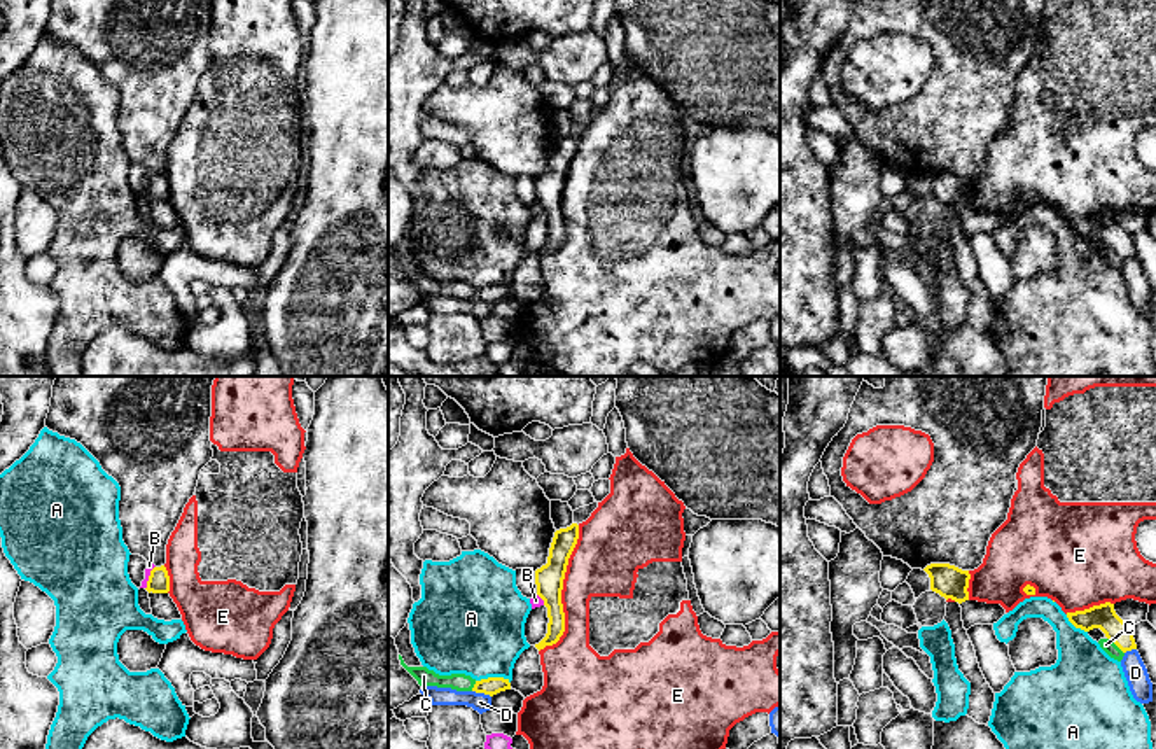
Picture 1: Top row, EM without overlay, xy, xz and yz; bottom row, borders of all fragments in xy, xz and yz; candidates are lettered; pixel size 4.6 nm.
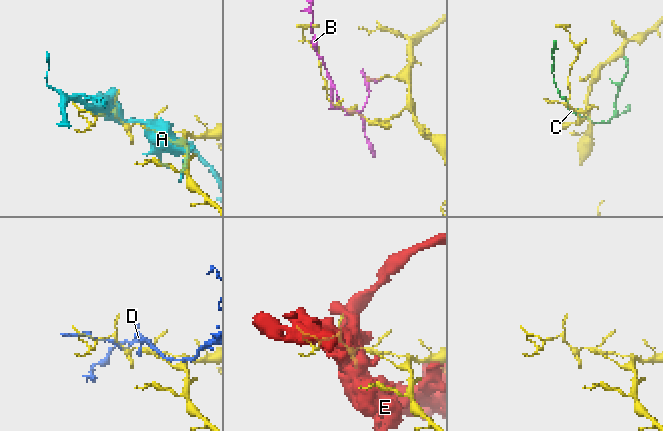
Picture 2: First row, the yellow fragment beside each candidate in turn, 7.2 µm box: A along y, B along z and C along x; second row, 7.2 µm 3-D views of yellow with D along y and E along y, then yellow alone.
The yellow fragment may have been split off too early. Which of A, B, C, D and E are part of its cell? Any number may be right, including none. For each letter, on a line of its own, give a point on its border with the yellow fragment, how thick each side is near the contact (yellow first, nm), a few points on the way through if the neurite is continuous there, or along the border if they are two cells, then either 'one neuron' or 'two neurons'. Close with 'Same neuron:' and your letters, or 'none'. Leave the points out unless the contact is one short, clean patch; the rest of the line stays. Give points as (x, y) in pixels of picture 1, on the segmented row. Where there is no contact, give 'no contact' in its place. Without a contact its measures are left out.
A: contact xz (492, 678); calibres 80 and 440 nm; two neurons
B: contact xy (149, 578); calibres 100 and 30 nm; two neurons
C: contact yz (1116, 644); calibres 120 and 60 nm; two neurons
D: contact xz (481, 692); calibres 80 and 90 nm; two neurons
E: contact xz (560, 592); calibres 130 and 300 nm; two neurons
Same neuron: none

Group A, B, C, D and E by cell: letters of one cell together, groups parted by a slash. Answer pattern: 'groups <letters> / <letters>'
groups A / B / C / D / E

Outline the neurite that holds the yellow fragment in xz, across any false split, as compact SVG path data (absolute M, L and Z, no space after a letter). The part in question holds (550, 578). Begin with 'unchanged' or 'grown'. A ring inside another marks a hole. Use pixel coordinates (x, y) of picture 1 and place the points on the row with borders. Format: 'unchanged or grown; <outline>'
unchanged; M577 523L556 530L549 548L547 564L535 570L537 595L544 600L549 618L546 637L539 644L535 644L539 651L546 646L556 644L565 632L561 590L568 558L577 544L577 539Z

